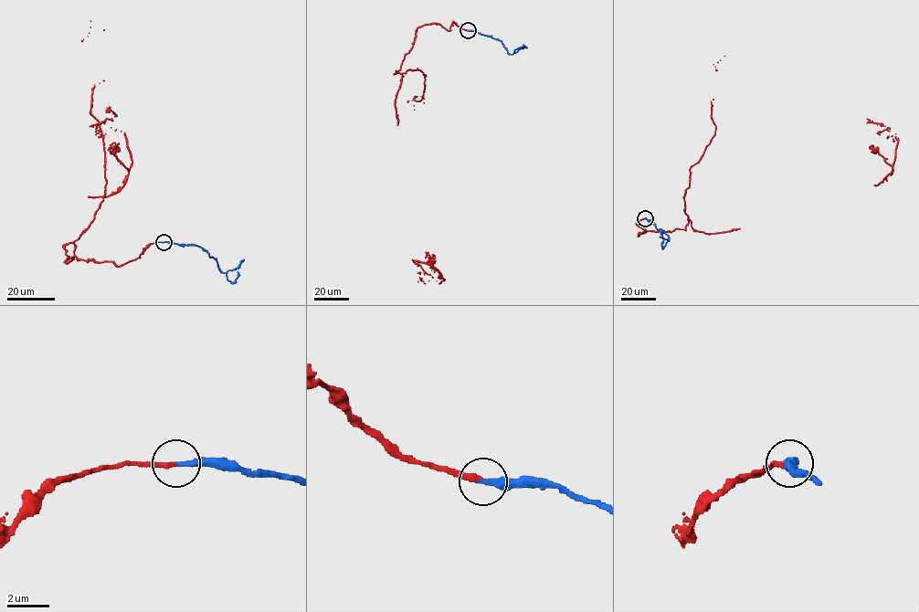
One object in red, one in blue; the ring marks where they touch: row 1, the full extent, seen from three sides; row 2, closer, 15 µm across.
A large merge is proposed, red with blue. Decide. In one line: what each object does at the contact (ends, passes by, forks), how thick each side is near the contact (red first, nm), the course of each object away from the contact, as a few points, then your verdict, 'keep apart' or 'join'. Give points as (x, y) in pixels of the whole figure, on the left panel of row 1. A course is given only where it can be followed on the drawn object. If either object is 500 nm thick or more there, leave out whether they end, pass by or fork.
red ends; blue ends; calibres 240 and 300 nm; course red (163, 242), (119, 266), (66, 254), (105, 194), (103, 136), (90, 125), (113, 121); course blue (163, 242), (203, 247), (232, 282), (237, 277), (237, 271); join

